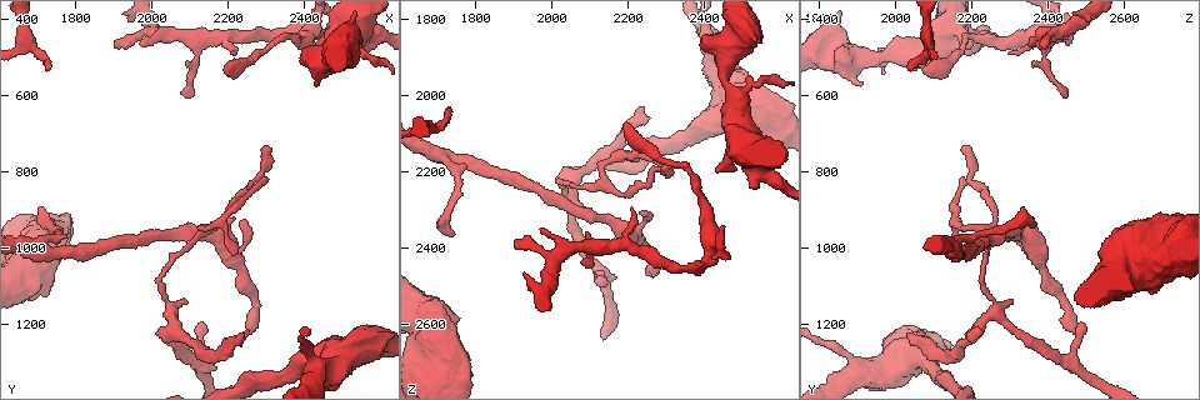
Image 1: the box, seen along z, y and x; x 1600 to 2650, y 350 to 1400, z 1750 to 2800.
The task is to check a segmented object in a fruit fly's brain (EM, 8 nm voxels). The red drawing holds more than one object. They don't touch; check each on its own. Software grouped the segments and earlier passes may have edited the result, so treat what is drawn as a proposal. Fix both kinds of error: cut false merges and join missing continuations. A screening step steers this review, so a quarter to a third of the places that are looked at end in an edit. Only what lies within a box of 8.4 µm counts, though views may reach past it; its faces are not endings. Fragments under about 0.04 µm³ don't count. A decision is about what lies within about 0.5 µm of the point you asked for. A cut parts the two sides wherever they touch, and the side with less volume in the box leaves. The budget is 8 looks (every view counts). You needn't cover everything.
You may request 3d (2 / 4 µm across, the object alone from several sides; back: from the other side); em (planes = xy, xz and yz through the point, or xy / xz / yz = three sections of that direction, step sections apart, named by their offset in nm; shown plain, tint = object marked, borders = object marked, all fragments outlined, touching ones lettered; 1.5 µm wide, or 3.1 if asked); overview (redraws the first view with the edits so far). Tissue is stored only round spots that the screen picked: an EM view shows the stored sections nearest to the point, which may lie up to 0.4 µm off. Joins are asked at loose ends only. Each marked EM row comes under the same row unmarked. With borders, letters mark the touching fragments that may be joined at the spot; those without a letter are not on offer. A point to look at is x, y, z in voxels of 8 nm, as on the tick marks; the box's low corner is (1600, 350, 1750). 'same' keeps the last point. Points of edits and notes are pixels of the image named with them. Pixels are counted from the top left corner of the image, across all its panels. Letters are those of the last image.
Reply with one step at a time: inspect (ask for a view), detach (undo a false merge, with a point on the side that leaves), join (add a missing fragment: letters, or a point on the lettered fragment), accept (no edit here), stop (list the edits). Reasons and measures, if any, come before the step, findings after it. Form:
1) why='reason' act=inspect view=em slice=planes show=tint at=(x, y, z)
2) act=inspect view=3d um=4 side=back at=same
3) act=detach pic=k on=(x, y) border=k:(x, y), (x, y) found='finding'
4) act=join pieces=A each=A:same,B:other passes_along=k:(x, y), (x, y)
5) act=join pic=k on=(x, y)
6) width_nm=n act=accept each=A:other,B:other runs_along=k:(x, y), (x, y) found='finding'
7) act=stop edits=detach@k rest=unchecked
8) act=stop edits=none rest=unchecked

why='end of a long branch' act=inspect view=em slice=xz step=8 show=tint at=(2315, 740, 2170)

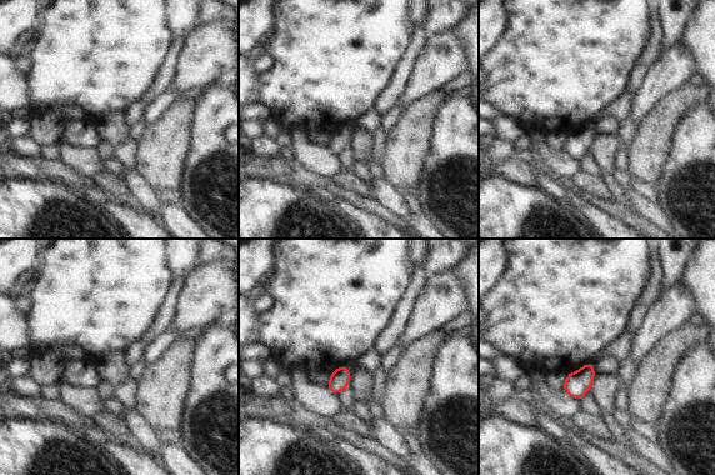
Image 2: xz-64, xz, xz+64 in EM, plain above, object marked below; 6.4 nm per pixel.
act=inspect view=em slice=planes show=borders at=same

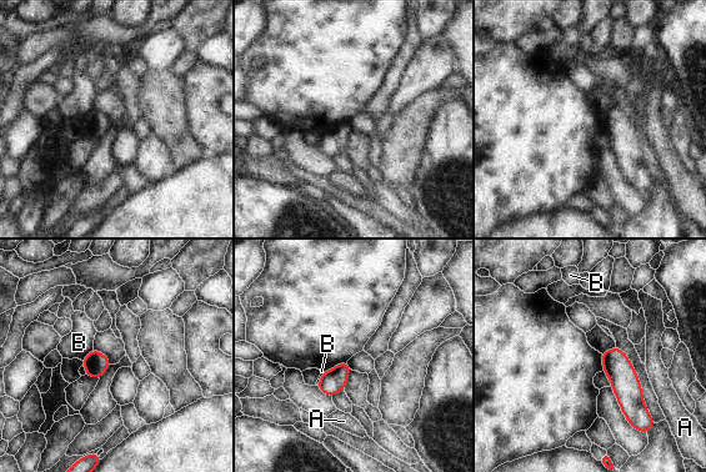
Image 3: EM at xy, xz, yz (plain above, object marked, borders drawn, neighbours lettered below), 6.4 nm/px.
longest_contact=B:110nm act=accept each=A:other,B:other runs_along=3:(612, 351), (631, 400), (632, 420) found='no lettered fragment goes on from it'

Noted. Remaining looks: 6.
why='branch stops here' act=inspect view=3d um=4 at=(2190, 535, 2070)

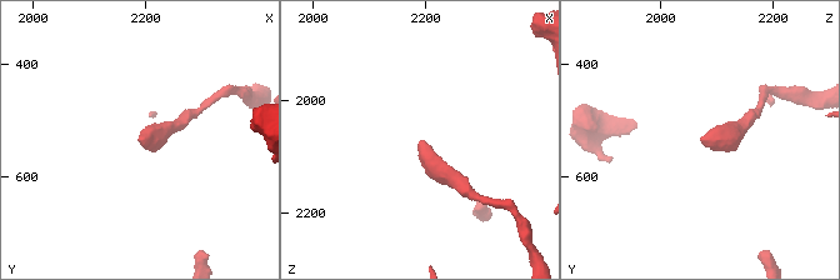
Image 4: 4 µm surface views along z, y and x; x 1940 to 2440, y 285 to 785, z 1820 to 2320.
why='shape alone is not enough' act=inspect view=em slice=planes show=borders at=(2195, 535, 2070)

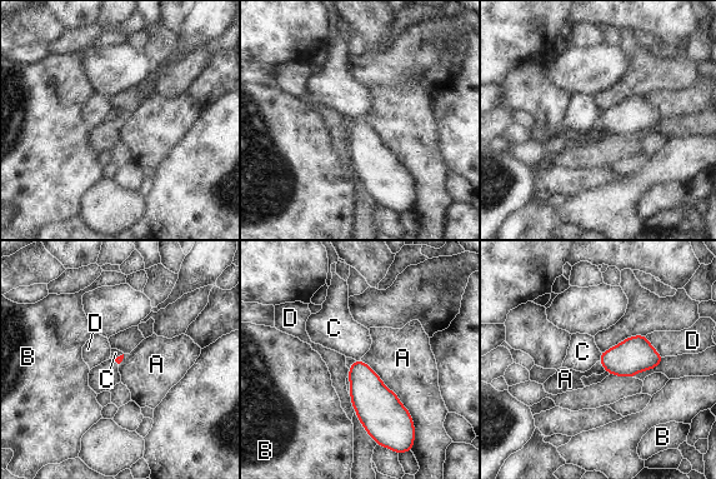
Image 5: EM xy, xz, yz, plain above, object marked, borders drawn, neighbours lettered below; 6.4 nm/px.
act=accept each=A:other,B:other,C:other,D:other border=5:(601, 353), (599, 360) found='no lettered fragment goes on from it'

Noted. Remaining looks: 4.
why='branch stops here' act=inspect view=3d um=4 at=(2430, 575, 1910)

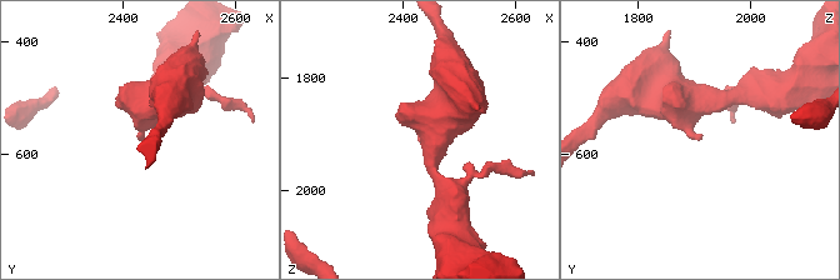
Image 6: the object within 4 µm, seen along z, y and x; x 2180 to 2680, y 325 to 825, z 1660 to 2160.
act=inspect view=em slice=planes show=borders at=(2435, 570, 1915)

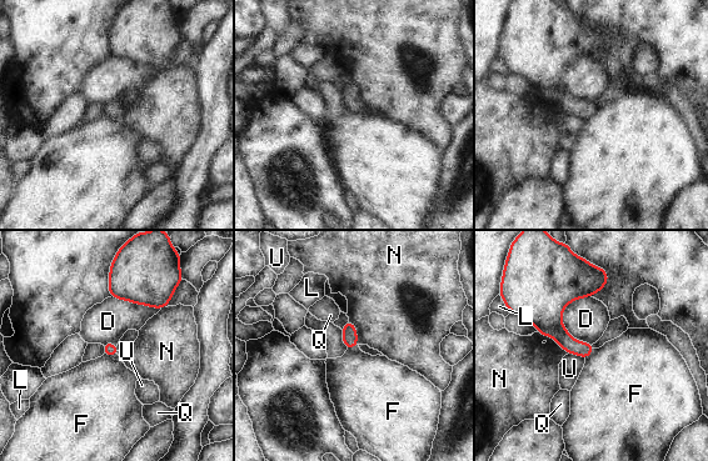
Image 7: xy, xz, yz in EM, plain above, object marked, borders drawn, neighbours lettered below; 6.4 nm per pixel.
act=accept each=D:other,F:other,L:other,N:other,Q:other,U:other border=7:(104, 352), (108, 356), (116, 355) found='no lettered fragment goes on from it'

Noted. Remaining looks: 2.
act=stop edits=none rest=unchecked

